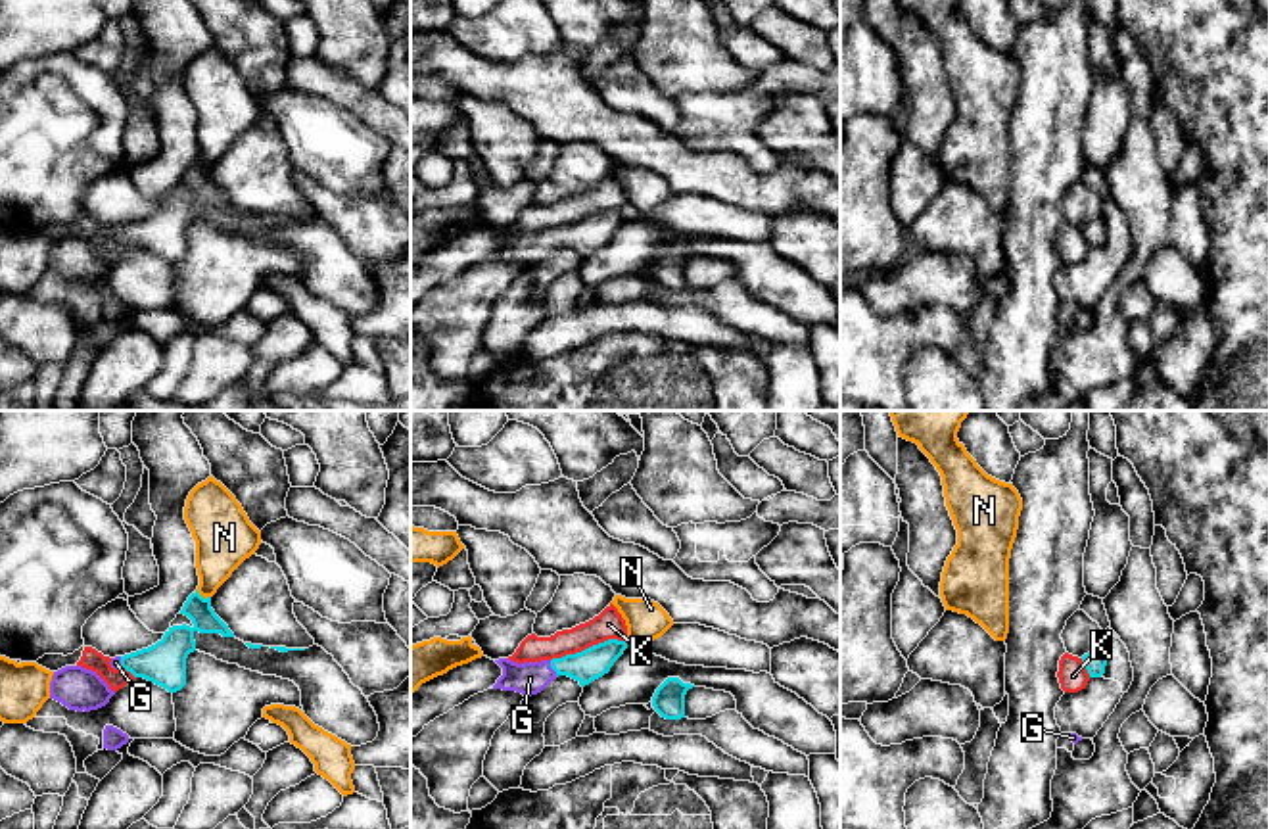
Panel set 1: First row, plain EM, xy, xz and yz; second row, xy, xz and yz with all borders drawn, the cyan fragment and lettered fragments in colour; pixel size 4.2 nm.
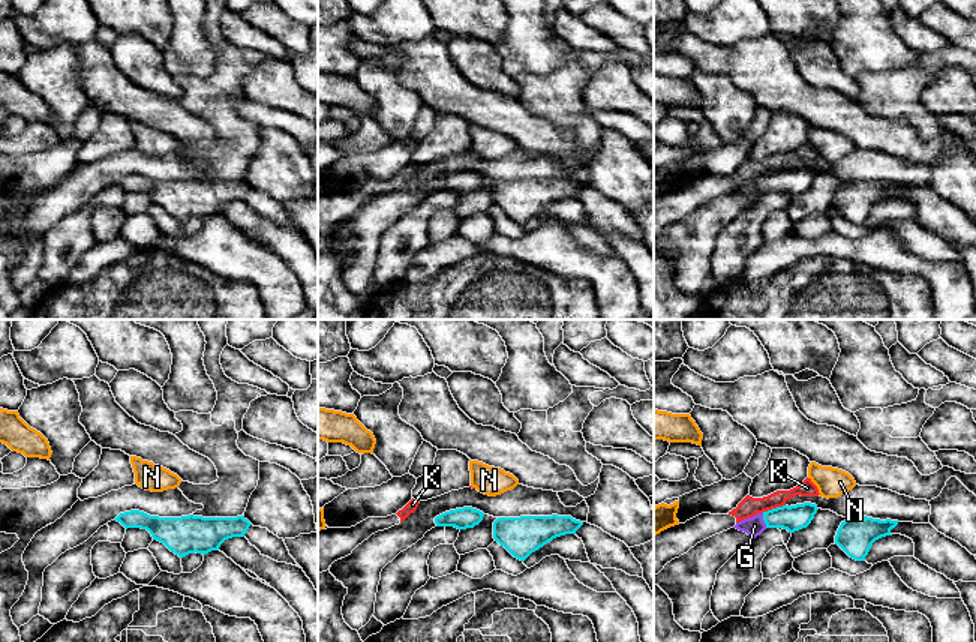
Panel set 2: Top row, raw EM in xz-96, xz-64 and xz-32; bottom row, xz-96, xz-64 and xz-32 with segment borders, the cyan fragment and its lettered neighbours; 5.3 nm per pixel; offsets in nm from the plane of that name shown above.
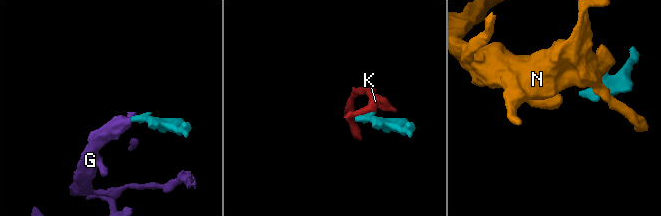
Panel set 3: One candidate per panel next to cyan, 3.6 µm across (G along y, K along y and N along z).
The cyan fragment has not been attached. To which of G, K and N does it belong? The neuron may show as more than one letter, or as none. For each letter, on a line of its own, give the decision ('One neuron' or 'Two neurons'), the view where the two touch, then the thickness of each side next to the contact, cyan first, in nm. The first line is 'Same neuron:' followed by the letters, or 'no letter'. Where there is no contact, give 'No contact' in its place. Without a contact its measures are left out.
Same neuron: G
G: One neuron. Touches cyan in xz. Thickness 140 nm (cyan) against 140 nm
K: Two neurons. Touches cyan in xz. Thickness 140 nm (cyan) against 120 nm
N: Two neurons. Touches cyan in xy. Thickness 140 nm (cyan) against 240 nm

